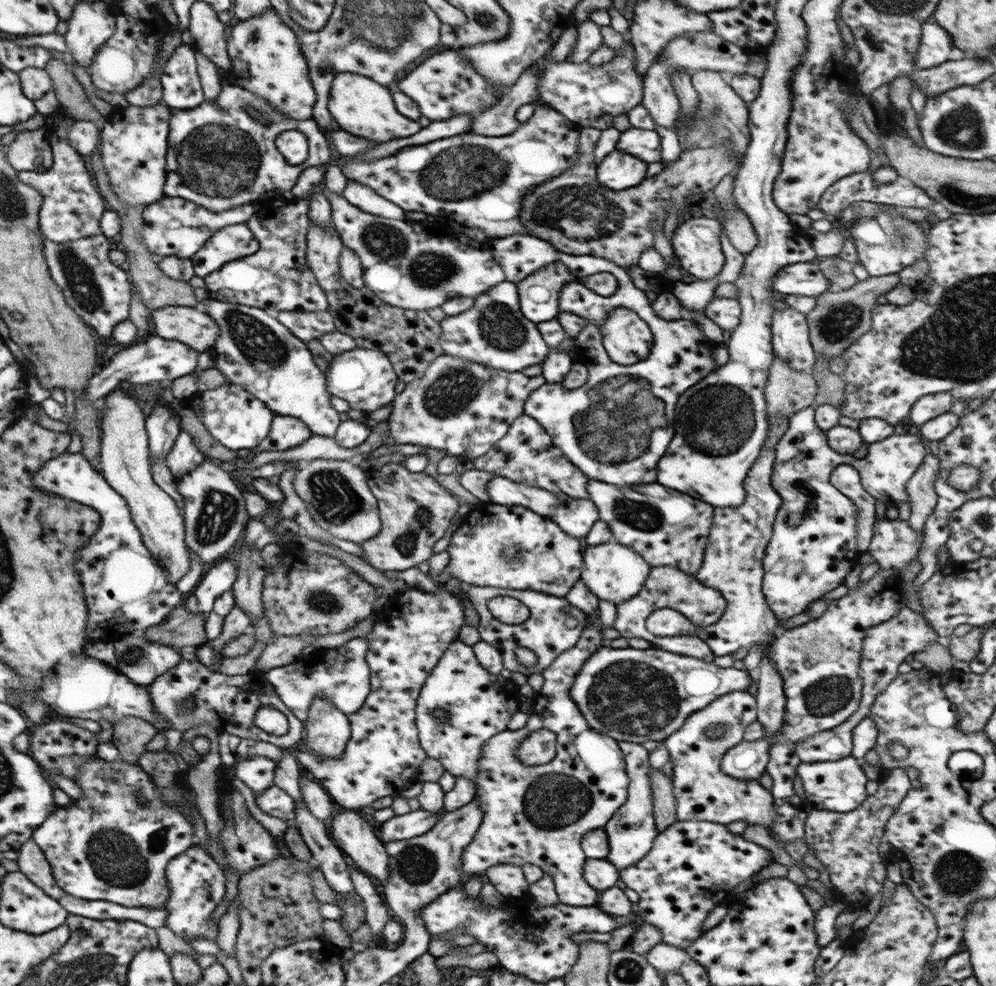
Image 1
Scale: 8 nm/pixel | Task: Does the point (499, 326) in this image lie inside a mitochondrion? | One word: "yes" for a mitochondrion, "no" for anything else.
yes

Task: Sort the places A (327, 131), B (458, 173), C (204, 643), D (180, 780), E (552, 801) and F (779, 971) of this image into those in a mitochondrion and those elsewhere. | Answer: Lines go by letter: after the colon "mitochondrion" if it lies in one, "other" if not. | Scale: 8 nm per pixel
A: other
B: mitochondrion
C: other
D: other
E: mitochondrion
F: other

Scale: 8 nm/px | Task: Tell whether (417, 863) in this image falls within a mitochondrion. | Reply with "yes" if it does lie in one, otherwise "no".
yes

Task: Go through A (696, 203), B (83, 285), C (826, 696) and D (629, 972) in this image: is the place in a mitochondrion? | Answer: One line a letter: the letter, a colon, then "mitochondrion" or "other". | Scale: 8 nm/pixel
A: other
B: mitochondrion
C: mitochondrion
D: mitochondrion

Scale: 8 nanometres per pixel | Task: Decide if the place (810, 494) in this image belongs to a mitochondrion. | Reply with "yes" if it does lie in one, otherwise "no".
no

